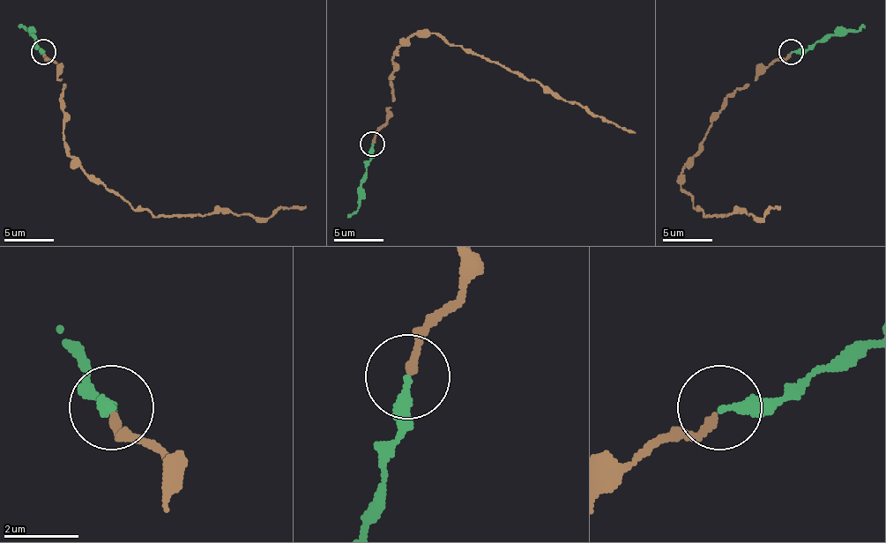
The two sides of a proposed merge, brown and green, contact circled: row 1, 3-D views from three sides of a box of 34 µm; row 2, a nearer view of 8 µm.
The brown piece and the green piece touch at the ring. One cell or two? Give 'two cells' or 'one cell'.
one cell

